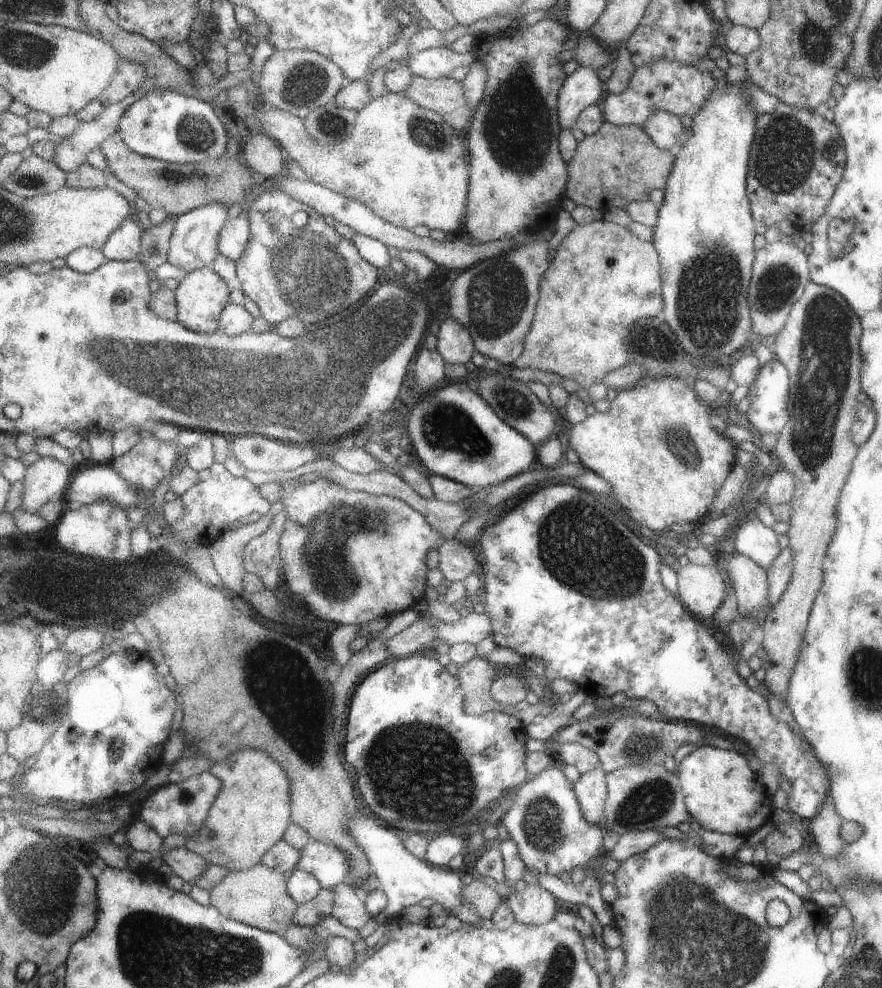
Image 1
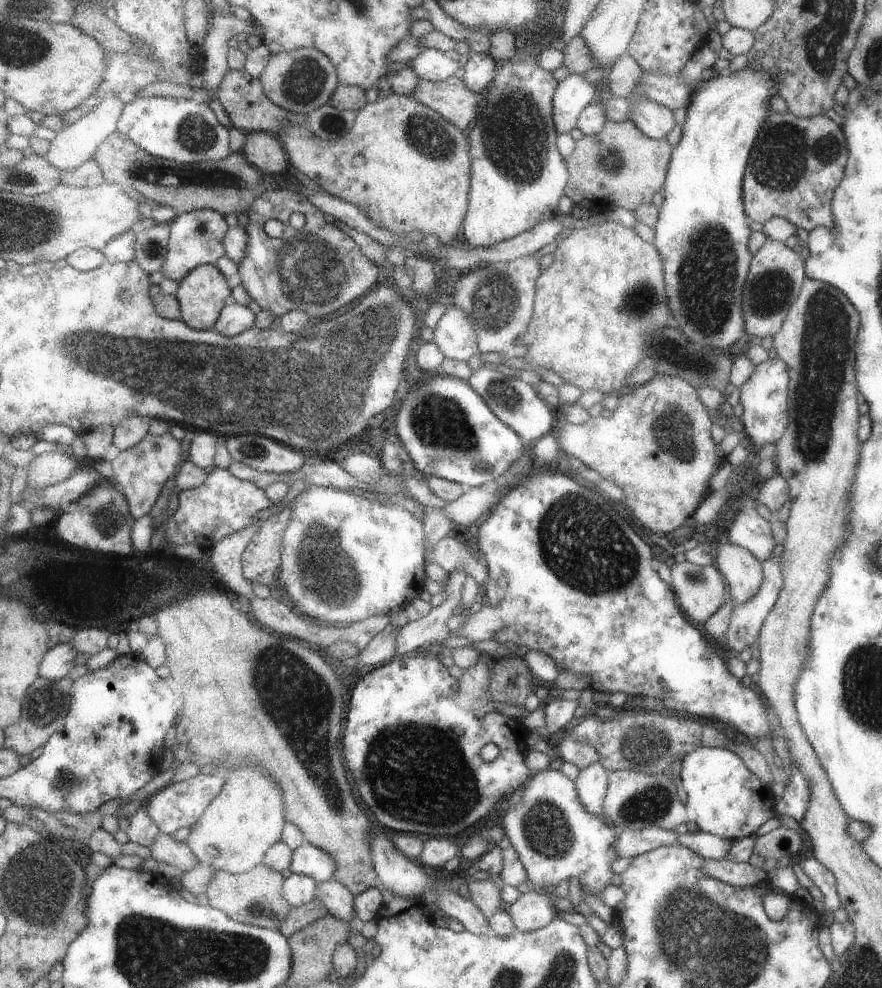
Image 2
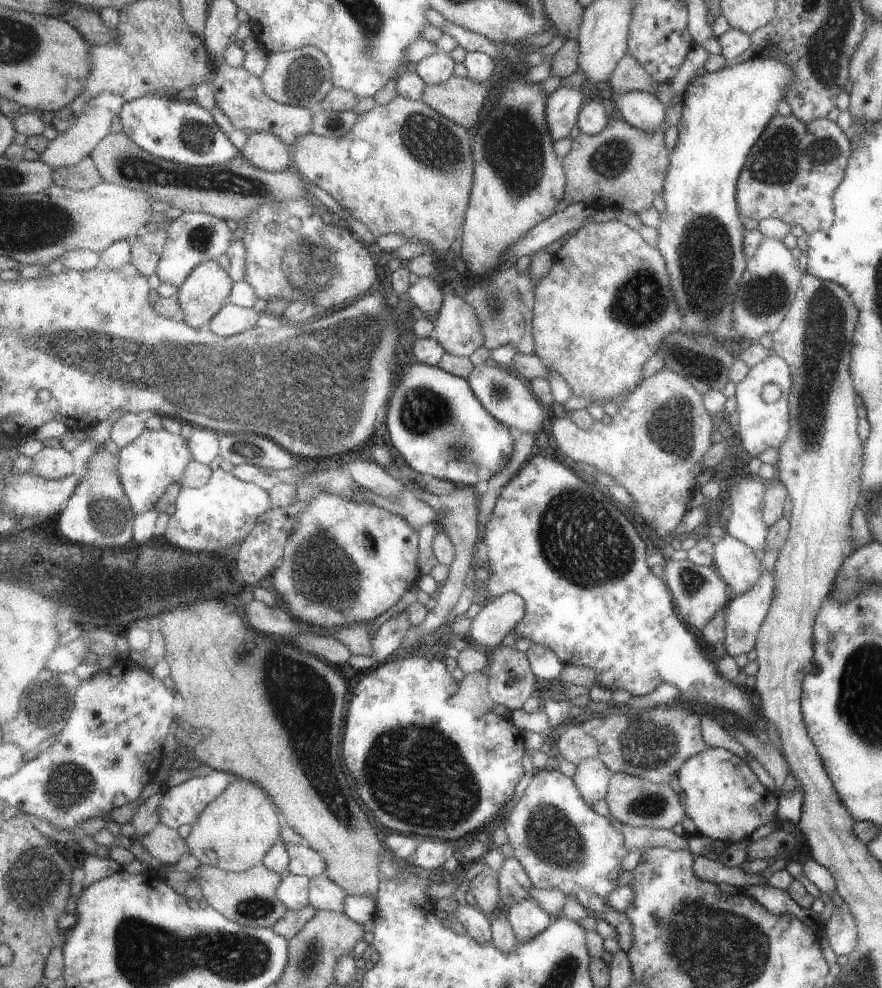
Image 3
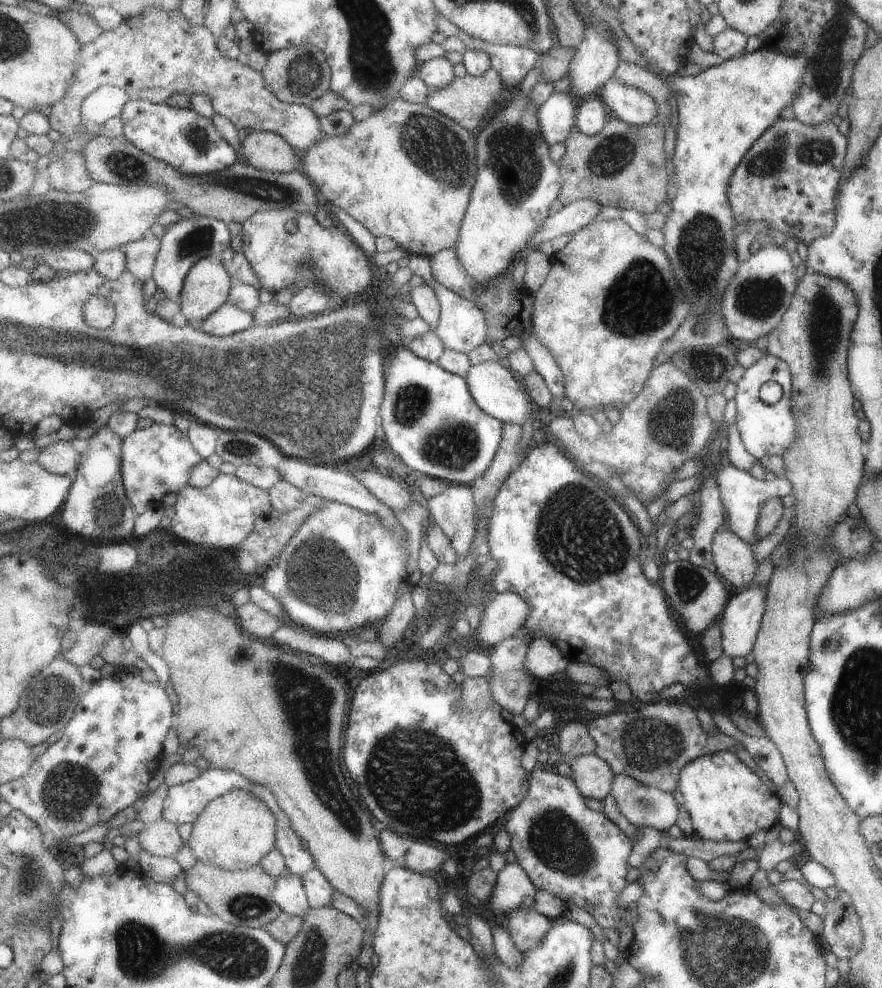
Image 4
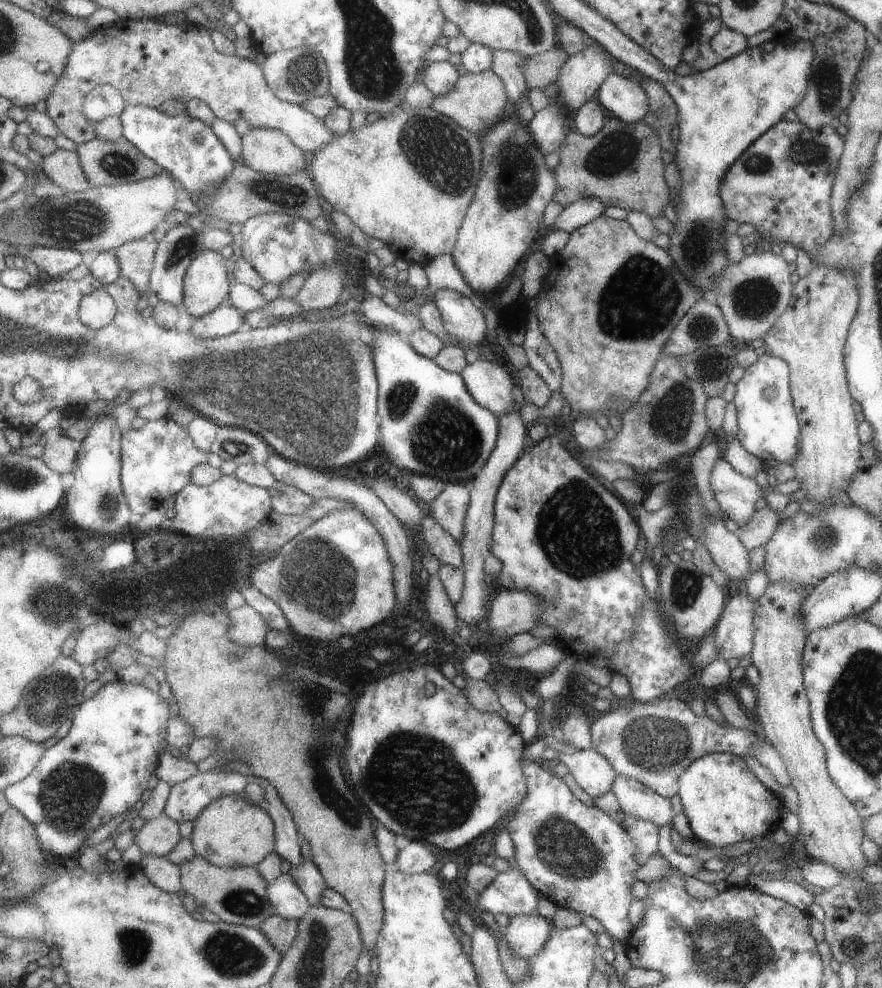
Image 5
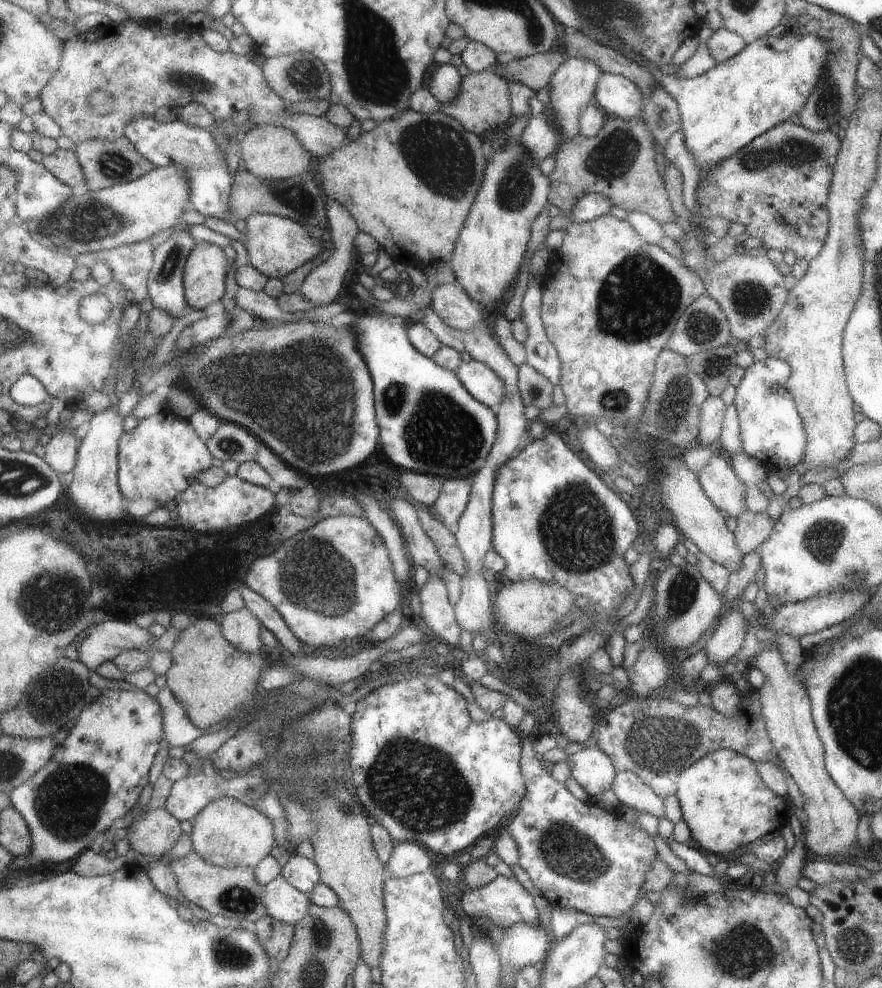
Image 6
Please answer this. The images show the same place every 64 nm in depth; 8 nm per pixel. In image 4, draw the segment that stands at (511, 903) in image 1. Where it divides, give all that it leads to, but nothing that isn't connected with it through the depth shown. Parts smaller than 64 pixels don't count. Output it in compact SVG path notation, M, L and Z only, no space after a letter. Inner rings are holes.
M513 909L507 917L506 931L520 953L534 949L552 923L534 909Z

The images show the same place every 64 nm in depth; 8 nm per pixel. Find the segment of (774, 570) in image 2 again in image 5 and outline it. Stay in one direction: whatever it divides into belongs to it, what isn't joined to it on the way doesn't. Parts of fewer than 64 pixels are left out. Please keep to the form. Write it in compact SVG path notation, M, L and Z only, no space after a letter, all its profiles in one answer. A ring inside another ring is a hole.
M743 589L728 595L719 613L719 618L717 618L711 630L717 659L723 659L724 661L729 660L729 658L741 659L750 653L753 634L751 613L755 601Z

